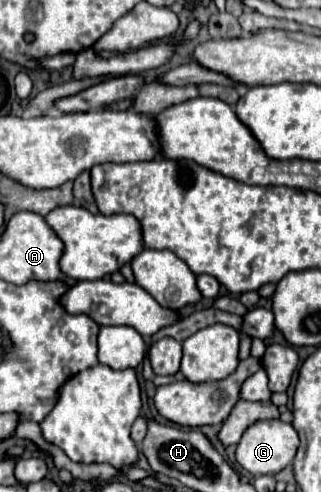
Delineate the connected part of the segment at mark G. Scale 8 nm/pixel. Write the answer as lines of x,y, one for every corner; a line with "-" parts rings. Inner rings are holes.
269,419
269,421
257,421
253,423
241,437
235,457
241,463
243,469
247,469
249,473
257,475
275,475
281,469
285,469
287,465
291,465
295,453
299,447
299,437
293,429
291,423
283,423
281,419

